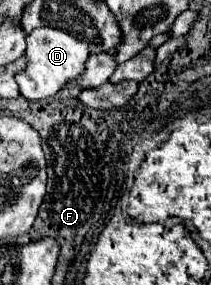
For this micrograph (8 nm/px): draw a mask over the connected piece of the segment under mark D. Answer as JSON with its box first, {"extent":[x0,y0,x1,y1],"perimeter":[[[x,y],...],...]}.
{"extent":[16,27,90,101],"perimeter":[[[36,27],[26,37],[26,43],[28,43],[28,49],[26,49],[28,67],[20,75],[16,75],[16,83],[20,85],[22,97],[26,97],[30,101],[50,99],[58,91],[68,87],[68,83],[72,79],[82,75],[82,71],[86,69],[86,59],[90,57],[86,43],[82,43],[80,39],[74,39],[70,33],[58,31],[54,27]]]}

